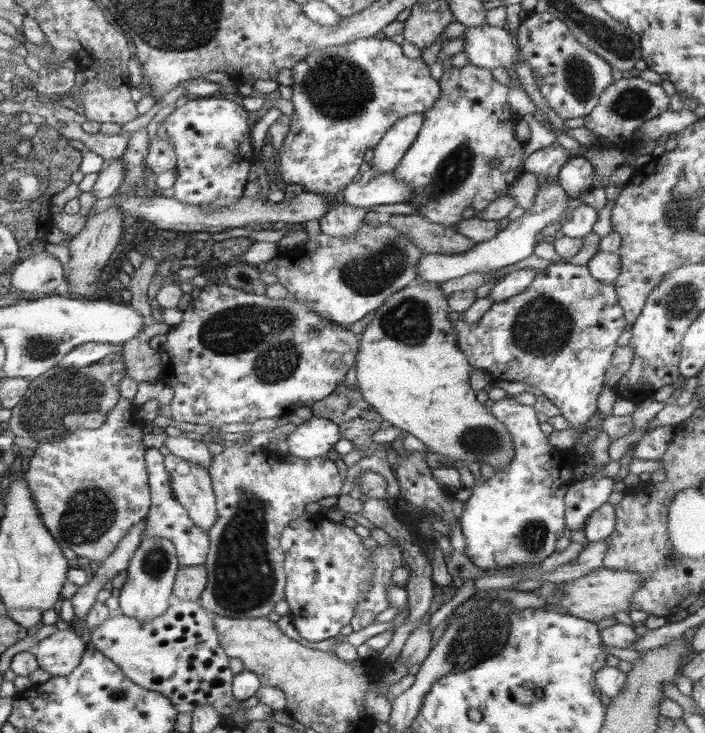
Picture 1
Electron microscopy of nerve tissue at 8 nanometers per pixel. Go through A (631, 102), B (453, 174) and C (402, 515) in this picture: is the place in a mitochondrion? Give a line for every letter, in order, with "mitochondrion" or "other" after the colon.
A: mitochondrion
B: mitochondrion
C: other

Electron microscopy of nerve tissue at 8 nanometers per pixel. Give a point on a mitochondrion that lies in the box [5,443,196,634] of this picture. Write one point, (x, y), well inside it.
(89, 514)

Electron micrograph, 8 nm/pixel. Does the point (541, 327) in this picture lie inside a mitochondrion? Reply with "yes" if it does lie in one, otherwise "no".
yes

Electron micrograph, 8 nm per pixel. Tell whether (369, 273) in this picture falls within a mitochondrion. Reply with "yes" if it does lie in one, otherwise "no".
yes

